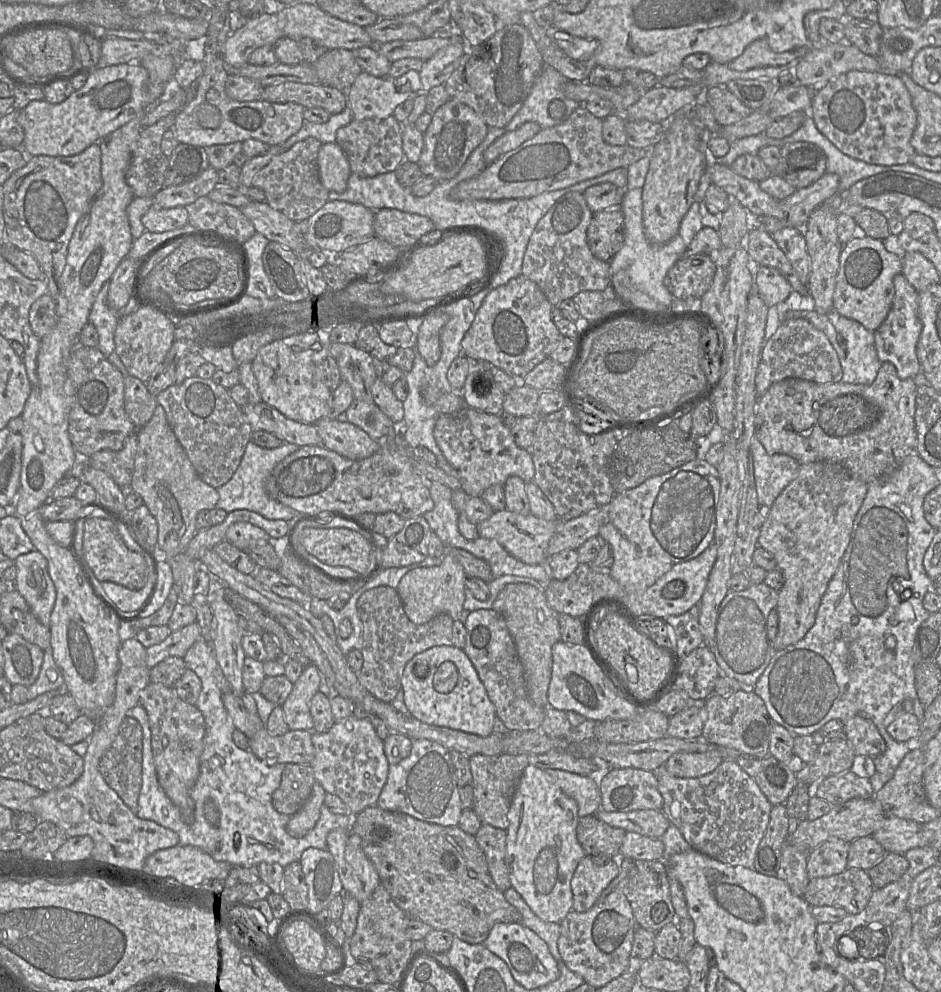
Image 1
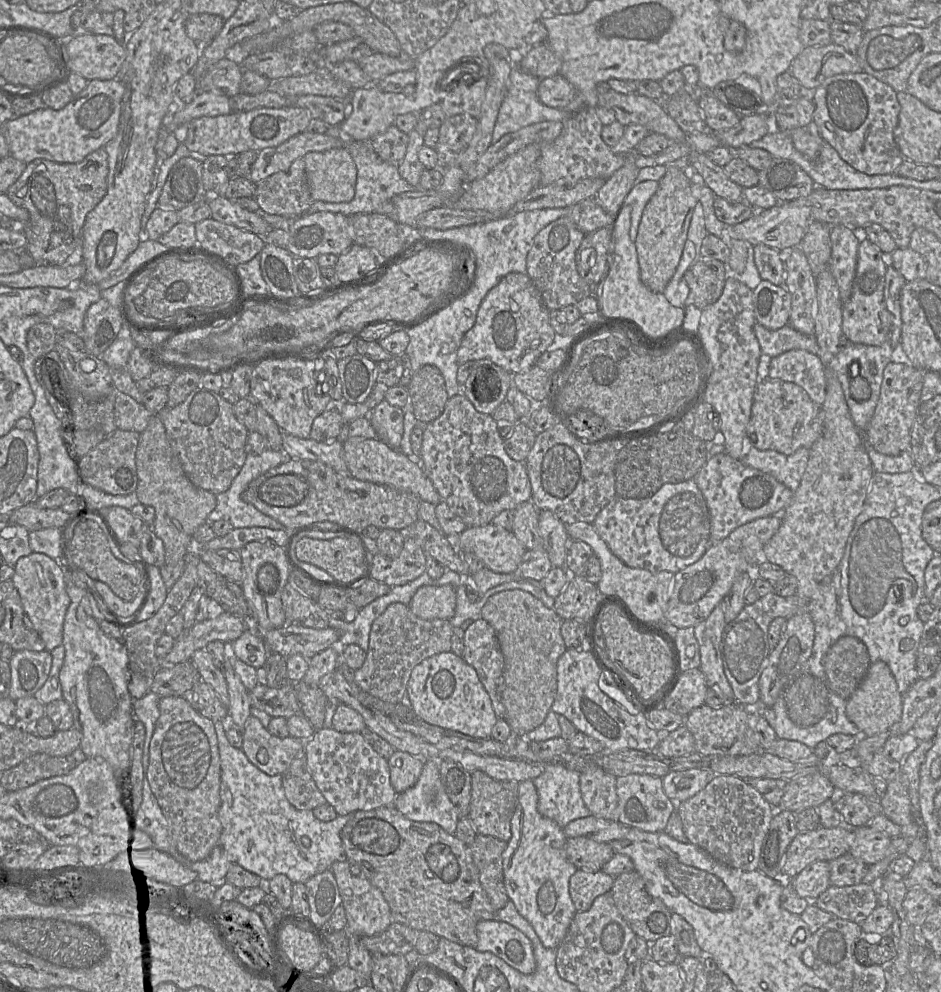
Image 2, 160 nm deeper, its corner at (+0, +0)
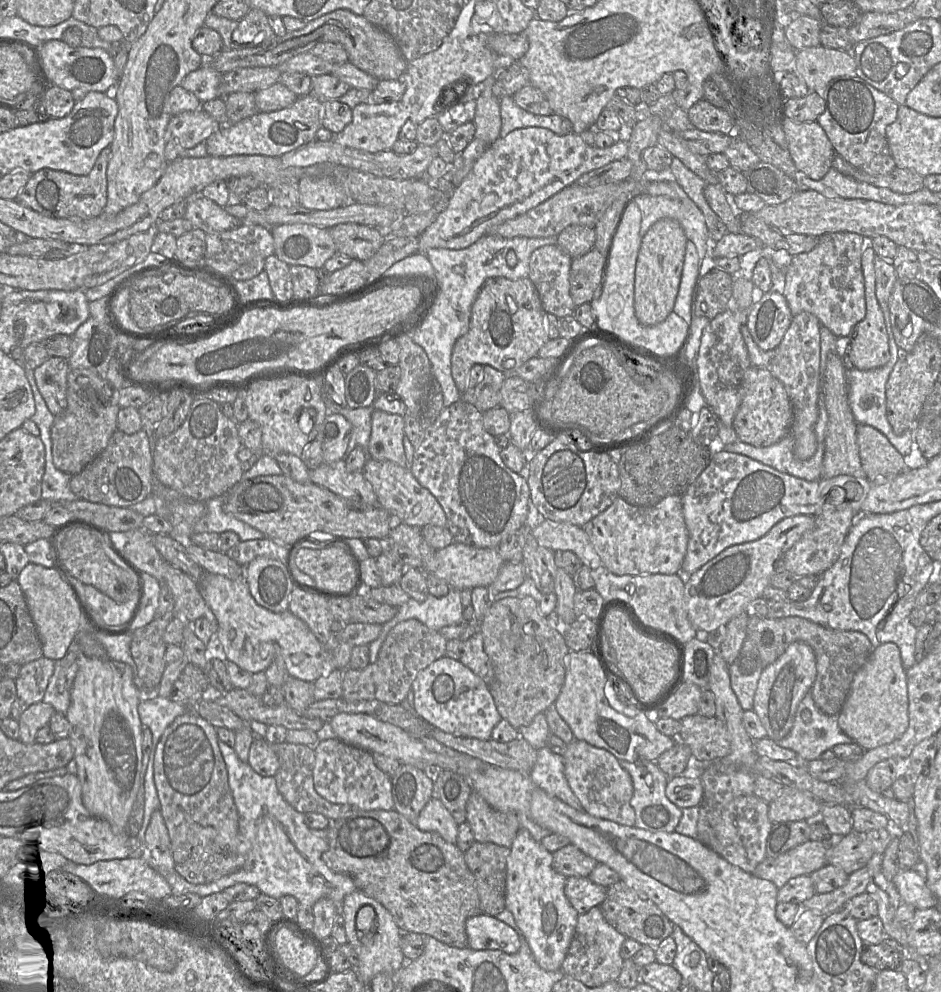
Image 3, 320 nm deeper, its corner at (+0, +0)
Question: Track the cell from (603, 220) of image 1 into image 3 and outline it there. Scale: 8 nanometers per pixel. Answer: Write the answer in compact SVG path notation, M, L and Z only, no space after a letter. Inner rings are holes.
M593 247L586 254L573 258L570 266L570 295L576 307L590 303L603 279L607 255Z

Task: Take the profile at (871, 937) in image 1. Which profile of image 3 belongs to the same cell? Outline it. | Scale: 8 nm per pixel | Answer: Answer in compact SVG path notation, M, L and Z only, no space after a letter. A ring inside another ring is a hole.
M885 937L878 944L864 944L861 953L862 963L876 971L900 970L906 958L906 949L890 937Z

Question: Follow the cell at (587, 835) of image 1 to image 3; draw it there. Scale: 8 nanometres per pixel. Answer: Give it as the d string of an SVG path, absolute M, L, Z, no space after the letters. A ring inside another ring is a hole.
M571 843L552 854L553 869L565 877L588 877L598 864Z

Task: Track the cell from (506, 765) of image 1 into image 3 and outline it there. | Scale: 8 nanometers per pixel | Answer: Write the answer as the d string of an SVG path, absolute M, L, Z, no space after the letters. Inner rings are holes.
M472 790L467 803L467 823L477 842L511 848L520 829L518 815L501 812Z

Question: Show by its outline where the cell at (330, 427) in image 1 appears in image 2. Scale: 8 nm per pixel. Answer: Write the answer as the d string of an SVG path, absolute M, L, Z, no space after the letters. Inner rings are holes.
M349 437L343 442L343 451L348 470L354 478L409 492L421 501L435 506L440 503L441 498L420 463L414 458L409 458L400 450L391 448L381 439Z

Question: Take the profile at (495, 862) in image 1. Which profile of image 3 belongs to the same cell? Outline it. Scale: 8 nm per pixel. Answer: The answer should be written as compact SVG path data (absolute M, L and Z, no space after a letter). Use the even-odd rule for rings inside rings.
M475 841L464 853L465 862L474 876L480 911L496 916L505 907L506 864L510 848Z

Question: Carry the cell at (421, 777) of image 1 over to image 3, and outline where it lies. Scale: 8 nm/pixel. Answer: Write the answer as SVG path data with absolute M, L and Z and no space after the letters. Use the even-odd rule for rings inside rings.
M435 796L420 812L416 827L424 832L436 832L451 844L457 843L459 825L443 803Z

